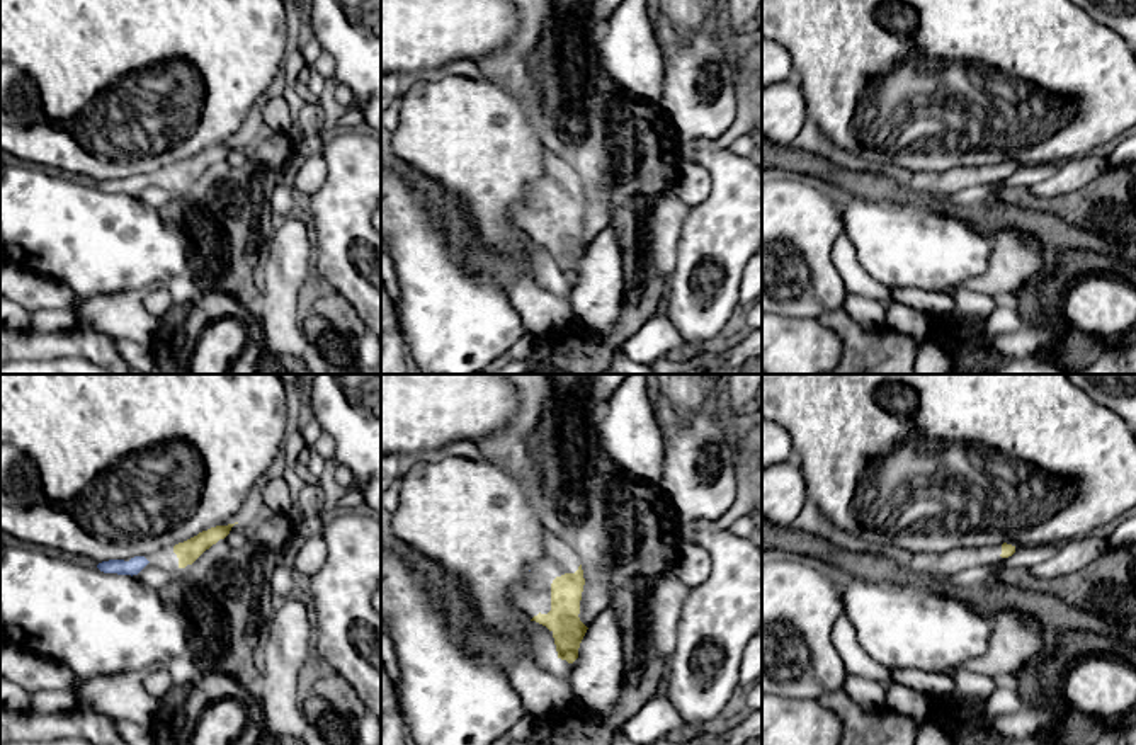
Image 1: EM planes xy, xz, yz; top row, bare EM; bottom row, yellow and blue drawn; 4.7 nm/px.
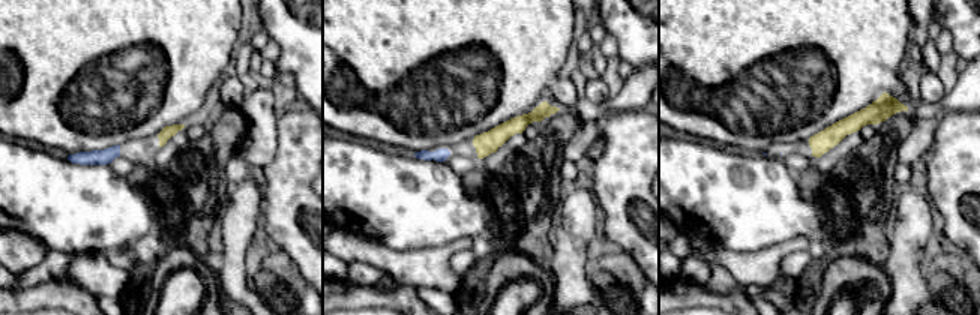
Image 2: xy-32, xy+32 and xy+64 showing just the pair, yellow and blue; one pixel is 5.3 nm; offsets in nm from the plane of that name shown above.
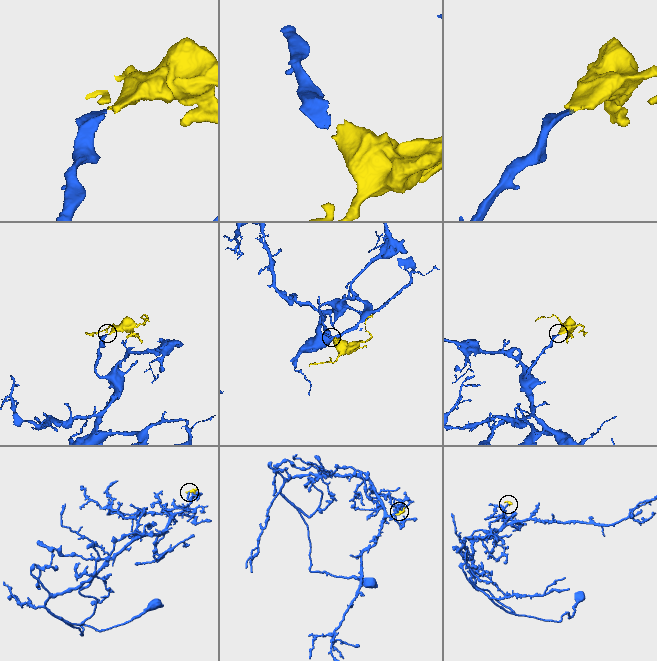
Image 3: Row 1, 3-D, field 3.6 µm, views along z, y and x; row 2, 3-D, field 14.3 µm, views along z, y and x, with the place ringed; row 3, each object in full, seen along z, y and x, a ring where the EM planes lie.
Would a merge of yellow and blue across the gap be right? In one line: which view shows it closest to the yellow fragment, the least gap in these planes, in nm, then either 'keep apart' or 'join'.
nearest in xy; 130 nm apart; join

